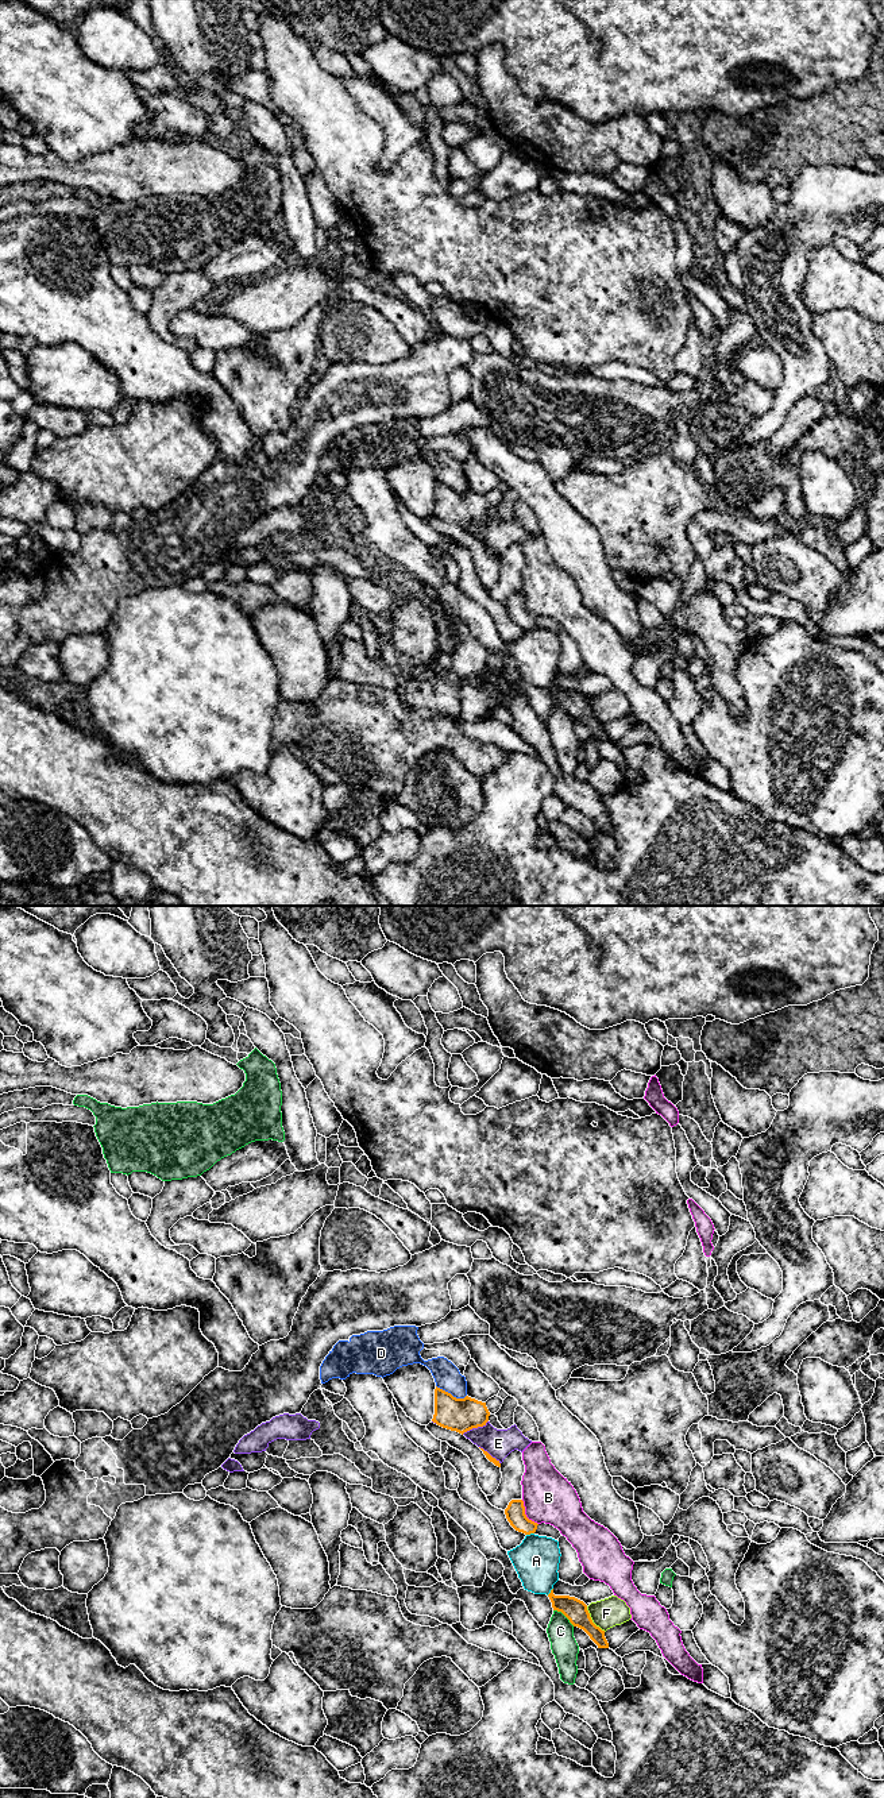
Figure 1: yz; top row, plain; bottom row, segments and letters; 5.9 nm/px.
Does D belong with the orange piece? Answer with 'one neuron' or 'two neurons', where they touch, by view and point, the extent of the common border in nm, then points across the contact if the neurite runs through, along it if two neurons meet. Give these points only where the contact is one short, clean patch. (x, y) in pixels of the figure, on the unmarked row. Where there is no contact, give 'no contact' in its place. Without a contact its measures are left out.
two neurons; meets orange in yz at (450, 486); contact 200 nm long; border along yz (436, 478), (456, 490), (466, 489)

